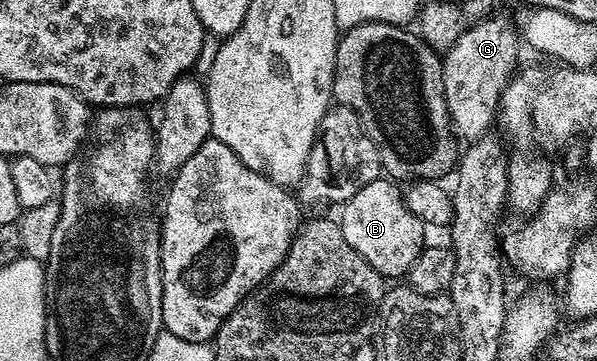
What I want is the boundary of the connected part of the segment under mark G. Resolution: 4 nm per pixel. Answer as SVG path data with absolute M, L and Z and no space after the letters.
M495 18L472 22L442 56L445 101L449 105L452 128L460 140L482 139L492 130L491 122L496 122L499 100L516 70L520 32L509 20Z

